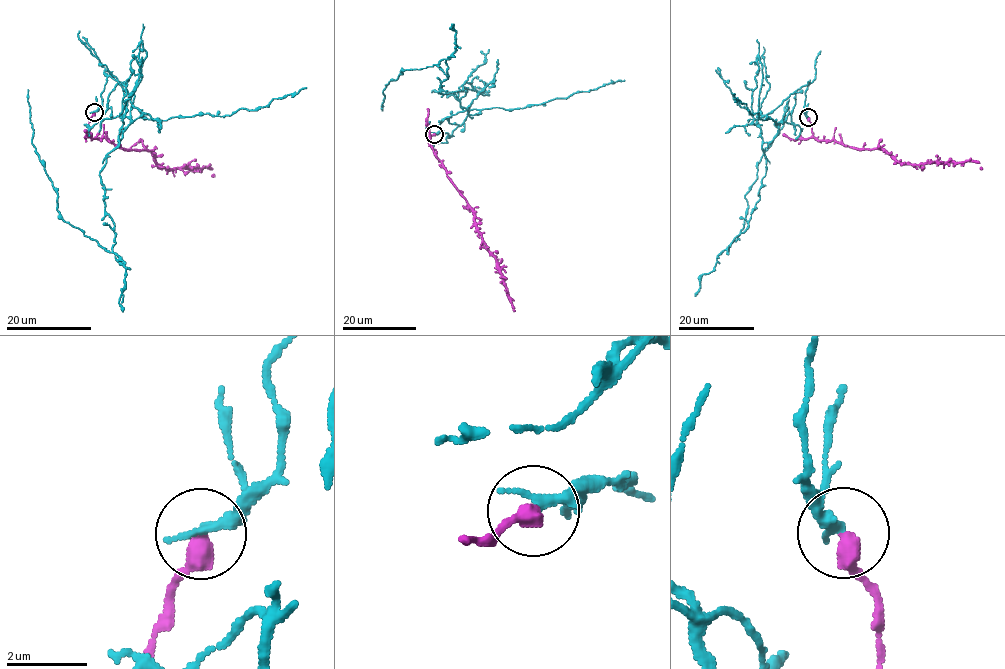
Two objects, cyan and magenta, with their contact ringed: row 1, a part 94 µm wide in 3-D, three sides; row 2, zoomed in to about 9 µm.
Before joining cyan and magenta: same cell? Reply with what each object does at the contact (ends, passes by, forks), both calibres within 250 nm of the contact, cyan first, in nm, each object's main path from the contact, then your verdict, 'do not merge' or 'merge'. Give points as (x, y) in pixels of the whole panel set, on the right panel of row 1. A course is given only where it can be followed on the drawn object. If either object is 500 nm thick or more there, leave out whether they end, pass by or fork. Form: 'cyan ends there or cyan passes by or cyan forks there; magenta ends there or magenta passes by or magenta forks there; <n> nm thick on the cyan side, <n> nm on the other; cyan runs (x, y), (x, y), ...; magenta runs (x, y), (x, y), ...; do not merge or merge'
cyan ends there; magenta ends there; 280 nm thick on the cyan side, 460 nm on the other; cyan runs (808, 117), (803, 85), (764, 151), (760, 200), (748, 227), (731, 242), (743, 229), (746, 192), (789, 99); magenta runs (808, 117), (818, 140), (834, 139), (856, 149), (881, 148), (909, 164), (978, 161), (981, 170); do not merge

